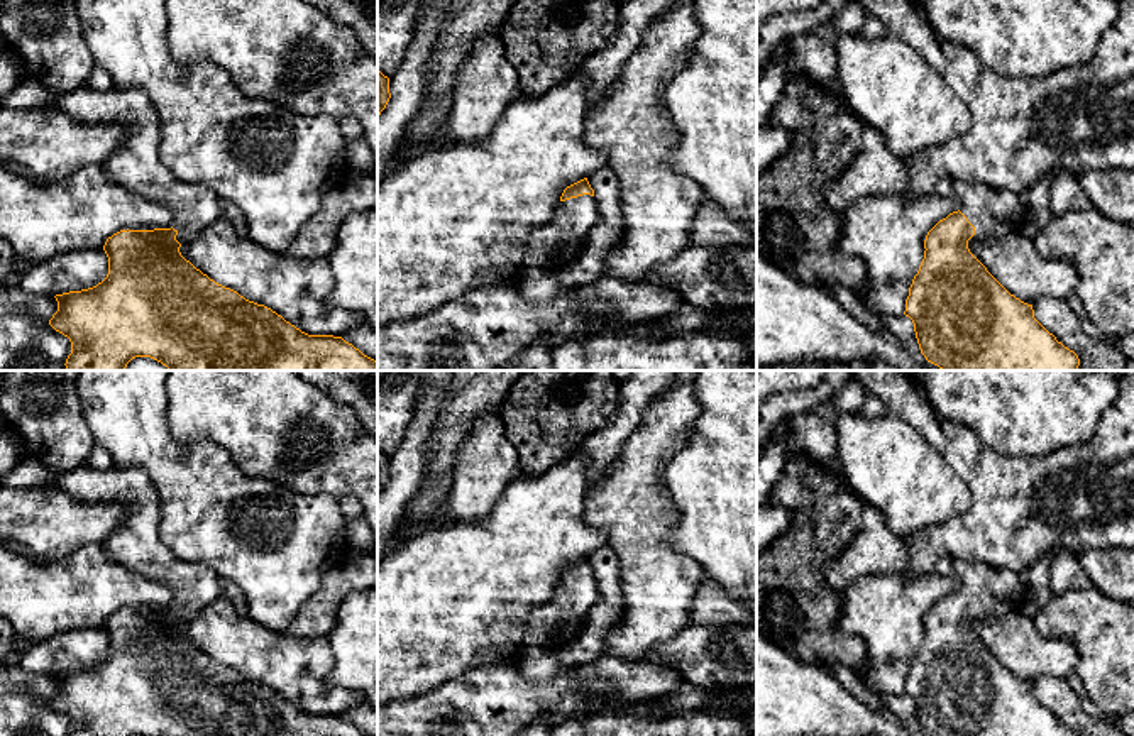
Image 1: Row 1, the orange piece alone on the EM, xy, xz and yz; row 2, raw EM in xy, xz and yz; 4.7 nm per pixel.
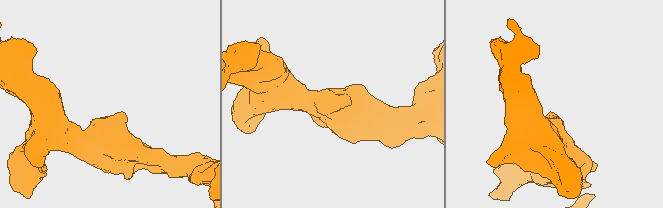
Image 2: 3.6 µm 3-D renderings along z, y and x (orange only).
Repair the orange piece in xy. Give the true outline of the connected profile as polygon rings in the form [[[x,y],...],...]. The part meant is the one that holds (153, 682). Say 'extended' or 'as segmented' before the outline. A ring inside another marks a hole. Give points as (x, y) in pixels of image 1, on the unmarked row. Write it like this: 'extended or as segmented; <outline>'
extended; [[[113,464],[108,470],[96,470],[81,465],[59,474],[46,487],[59,489],[83,503],[125,503],[129,514],[102,543],[103,550],[118,565],[168,585],[174,594],[171,607],[127,607],[108,616],[103,624],[108,636],[107,656],[93,667],[54,675],[58,690],[49,704],[69,717],[71,733],[68,736],[367,736],[342,716],[301,711],[271,687],[249,680],[237,670],[215,662],[181,634],[179,626],[184,621],[195,618],[222,596],[222,584],[210,565],[183,562],[162,545],[159,538],[161,501],[149,475],[140,467]]]

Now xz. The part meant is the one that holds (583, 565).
extended; [[[587,557],[567,565],[552,599],[526,618],[523,645],[555,651],[582,629],[599,597]]]

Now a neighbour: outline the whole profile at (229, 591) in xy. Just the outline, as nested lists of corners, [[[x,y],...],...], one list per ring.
[[[225,580],[222,596],[237,609],[237,612],[249,616],[247,599],[235,584]]]

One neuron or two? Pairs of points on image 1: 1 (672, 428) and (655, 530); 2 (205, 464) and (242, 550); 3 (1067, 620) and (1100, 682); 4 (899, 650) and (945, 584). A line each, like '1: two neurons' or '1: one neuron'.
1: one neuron
2: one neuron
3: one neuron
4: one neuron

